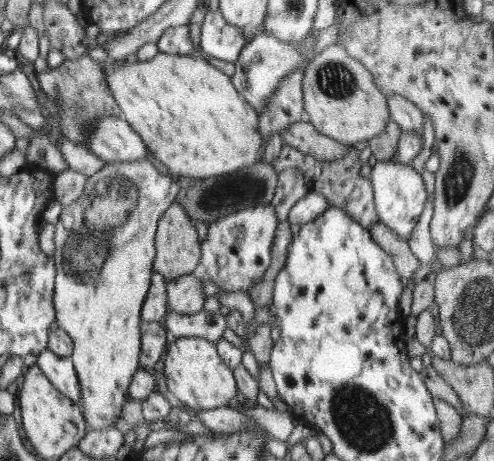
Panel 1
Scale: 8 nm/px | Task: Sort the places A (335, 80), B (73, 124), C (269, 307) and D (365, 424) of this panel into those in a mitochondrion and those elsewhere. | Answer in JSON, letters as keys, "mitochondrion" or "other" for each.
{"A":"mitochondrion","B":"mitochondrion","C":"other","D":"mitochondrion"}

